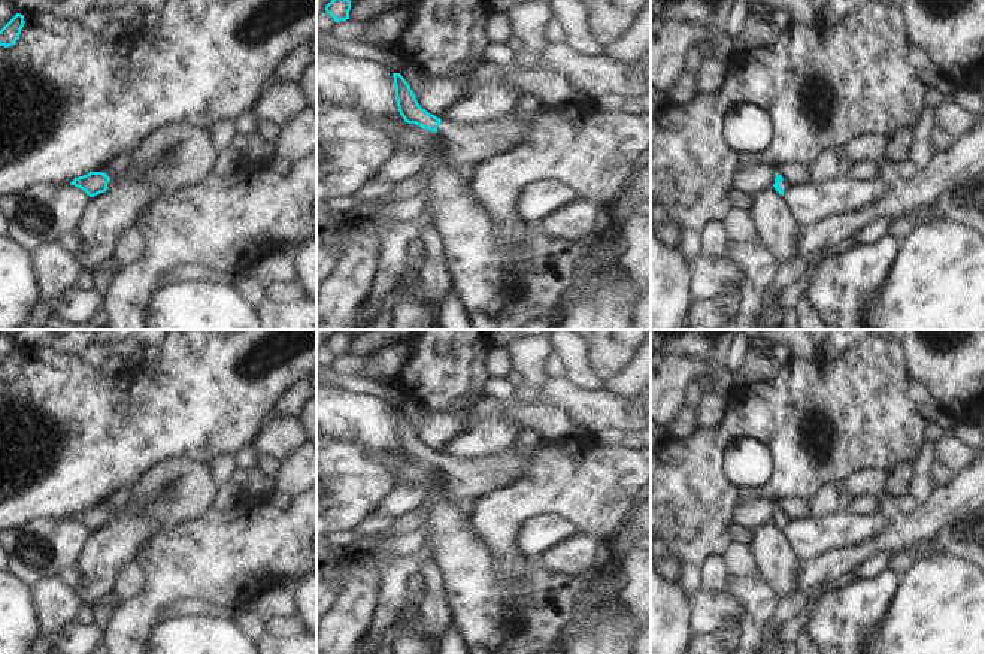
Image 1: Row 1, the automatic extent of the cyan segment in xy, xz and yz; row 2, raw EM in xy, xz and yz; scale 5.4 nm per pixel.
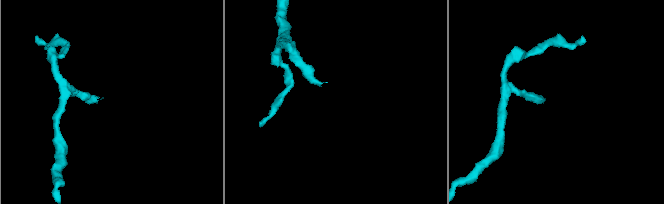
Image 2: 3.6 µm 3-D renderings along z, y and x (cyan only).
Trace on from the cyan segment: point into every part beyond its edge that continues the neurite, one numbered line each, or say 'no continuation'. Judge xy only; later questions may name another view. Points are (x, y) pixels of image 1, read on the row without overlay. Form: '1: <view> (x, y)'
1: xy (175, 491)

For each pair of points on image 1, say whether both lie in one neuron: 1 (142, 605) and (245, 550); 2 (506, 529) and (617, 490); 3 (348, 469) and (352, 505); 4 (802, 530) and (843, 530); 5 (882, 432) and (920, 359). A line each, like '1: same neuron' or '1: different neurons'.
1: same neuron
2: same neuron
3: same neuron
4: same neuron
5: different neurons

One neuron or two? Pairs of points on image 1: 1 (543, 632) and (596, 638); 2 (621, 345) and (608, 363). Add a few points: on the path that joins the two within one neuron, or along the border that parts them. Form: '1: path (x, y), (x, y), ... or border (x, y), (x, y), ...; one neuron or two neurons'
1: border (576, 605), (575, 614), (561, 630); two neurons
2: path (617, 350), (608, 359); one neuron

